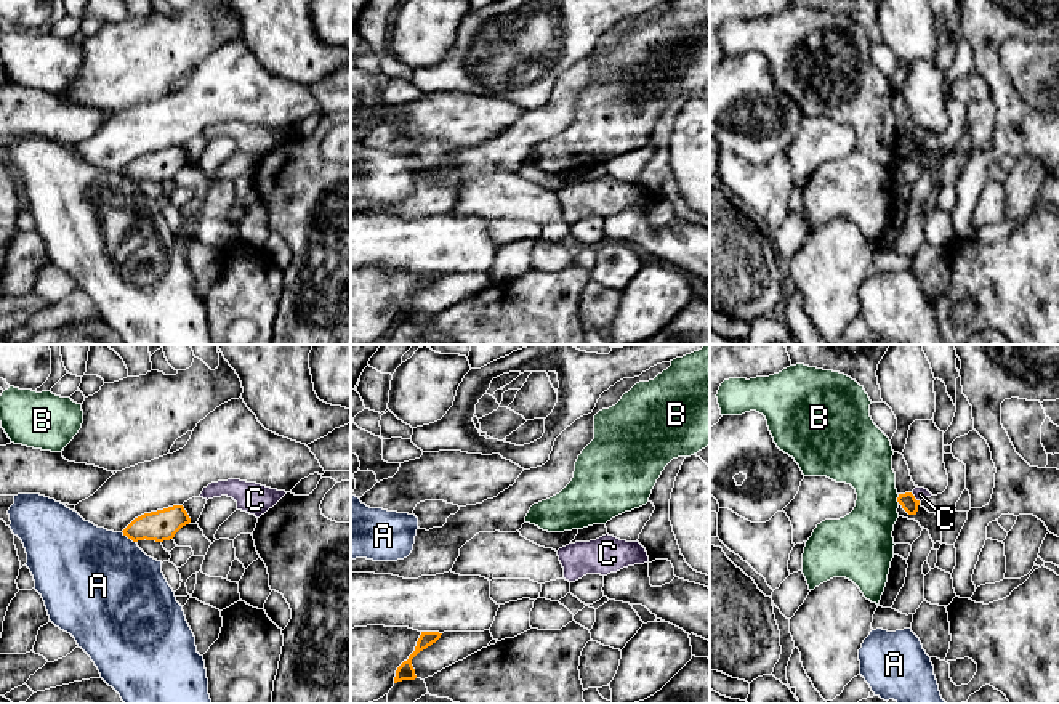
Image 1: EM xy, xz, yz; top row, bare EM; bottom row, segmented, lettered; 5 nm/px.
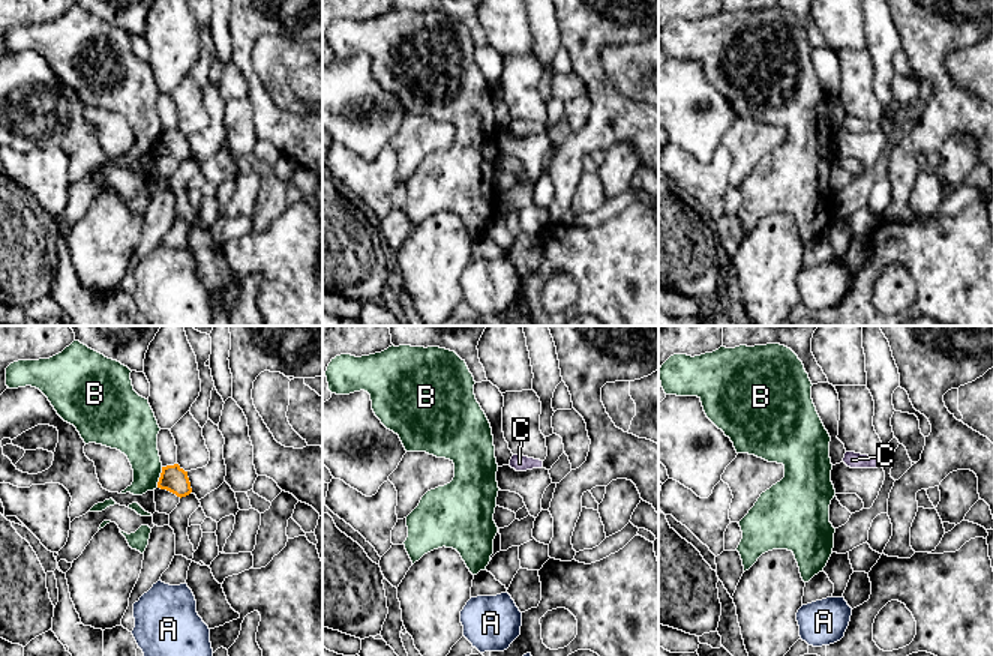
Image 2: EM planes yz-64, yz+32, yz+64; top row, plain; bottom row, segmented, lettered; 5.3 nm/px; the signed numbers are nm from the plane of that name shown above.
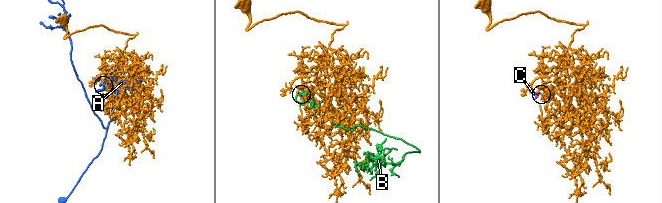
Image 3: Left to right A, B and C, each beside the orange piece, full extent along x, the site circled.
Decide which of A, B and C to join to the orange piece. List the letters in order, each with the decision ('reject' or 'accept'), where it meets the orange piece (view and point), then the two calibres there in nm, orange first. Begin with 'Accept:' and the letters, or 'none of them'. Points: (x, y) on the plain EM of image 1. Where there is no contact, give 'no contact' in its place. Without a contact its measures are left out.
Accept: none of them
A: reject | xy (128, 178) | 160/500 nm
B: reject | yz (897, 140) | 80/280 nm
C: reject | yz (914, 138) | 80/70 nm

